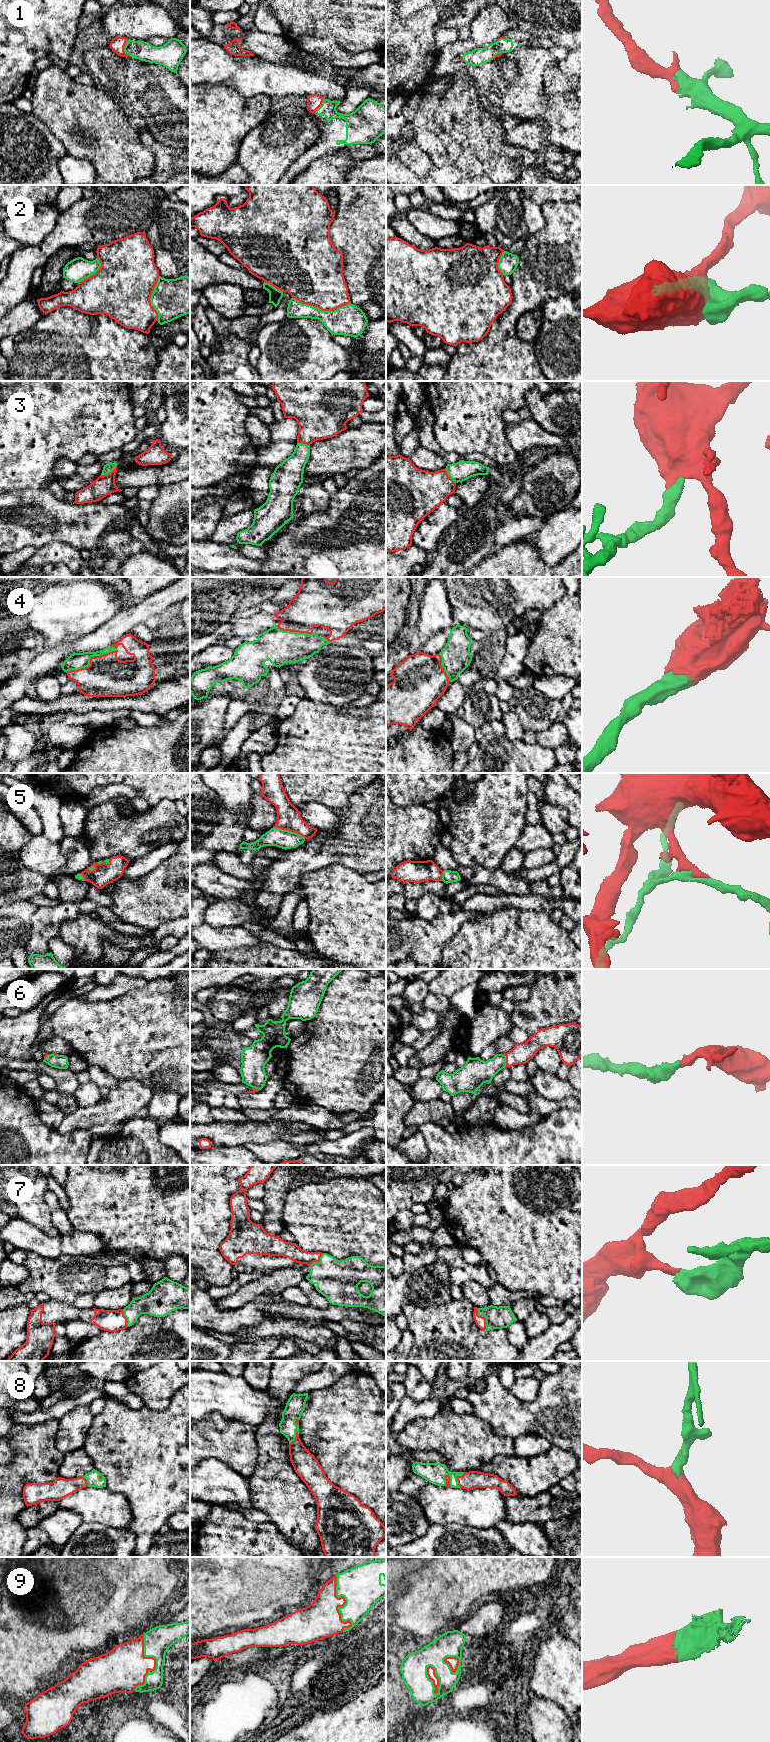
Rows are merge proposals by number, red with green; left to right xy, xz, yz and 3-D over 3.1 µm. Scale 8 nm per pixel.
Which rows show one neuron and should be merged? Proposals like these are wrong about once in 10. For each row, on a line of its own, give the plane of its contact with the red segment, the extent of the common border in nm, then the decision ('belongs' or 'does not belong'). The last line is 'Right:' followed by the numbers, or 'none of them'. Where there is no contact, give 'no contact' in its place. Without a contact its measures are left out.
1: meets red in xy; contact 150 nm long; belongs
2: meets red in xz; contact 480 nm long; does not belong
3: meets red in xy; contact 150 nm long; belongs
4: meets red in xy; contact 440 nm long; belongs
5: meets red in xz; contact 280 nm long; belongs
6: meets red in yz; contact 110 nm long; belongs
7: meets red in yz; contact 190 nm long; belongs
8: meets red in yz; contact 130 nm long; belongs
9: meets red in xz; contact 460 nm long; belongs
Right: 1, 3, 4, 5, 6, 7, 8, 9

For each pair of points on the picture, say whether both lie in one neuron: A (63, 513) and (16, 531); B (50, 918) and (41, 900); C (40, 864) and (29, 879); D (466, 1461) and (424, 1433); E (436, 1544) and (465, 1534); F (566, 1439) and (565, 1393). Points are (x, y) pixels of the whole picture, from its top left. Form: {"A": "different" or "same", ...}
{"A": "same", "B": "different", "C": "different", "D": "same", "E": "same", "F": "same"}

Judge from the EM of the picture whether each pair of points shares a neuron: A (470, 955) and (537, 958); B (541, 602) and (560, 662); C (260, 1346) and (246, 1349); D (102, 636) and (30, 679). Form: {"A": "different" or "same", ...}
{"A": "same", "B": "different", "C": "same", "D": "same"}

